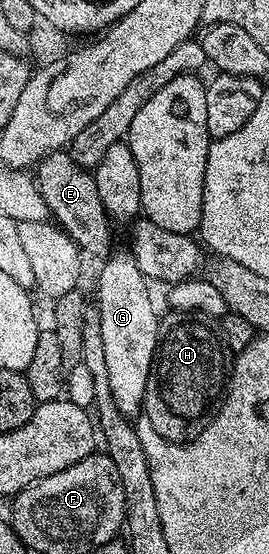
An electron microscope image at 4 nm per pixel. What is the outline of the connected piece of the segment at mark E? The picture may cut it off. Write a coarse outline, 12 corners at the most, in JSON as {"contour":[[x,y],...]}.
{"contour":[[51,152],[36,179],[53,223],[83,253],[109,246],[93,175]]}

